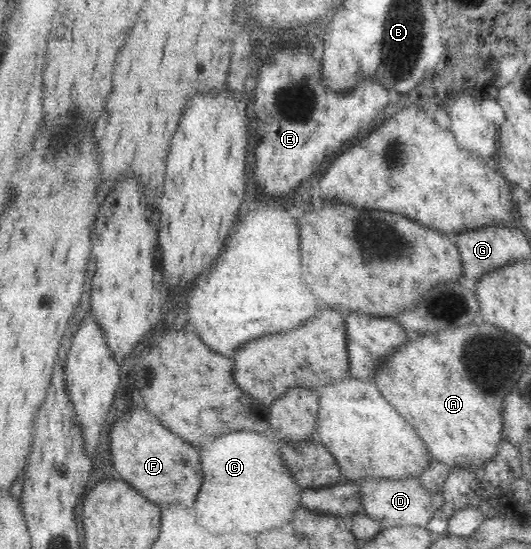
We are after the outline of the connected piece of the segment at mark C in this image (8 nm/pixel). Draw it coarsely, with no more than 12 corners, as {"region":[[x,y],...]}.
{"region":[[241,430],[198,450],[206,530],[280,528],[302,487]]}

